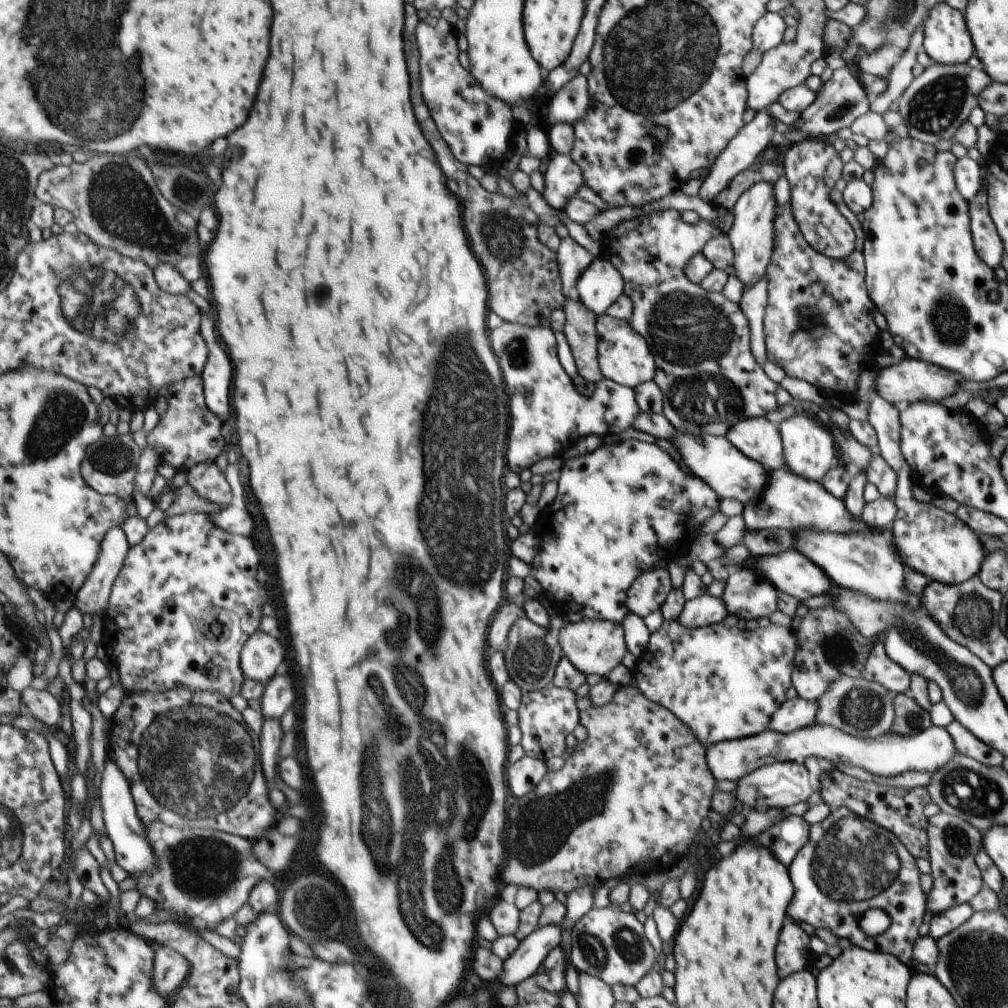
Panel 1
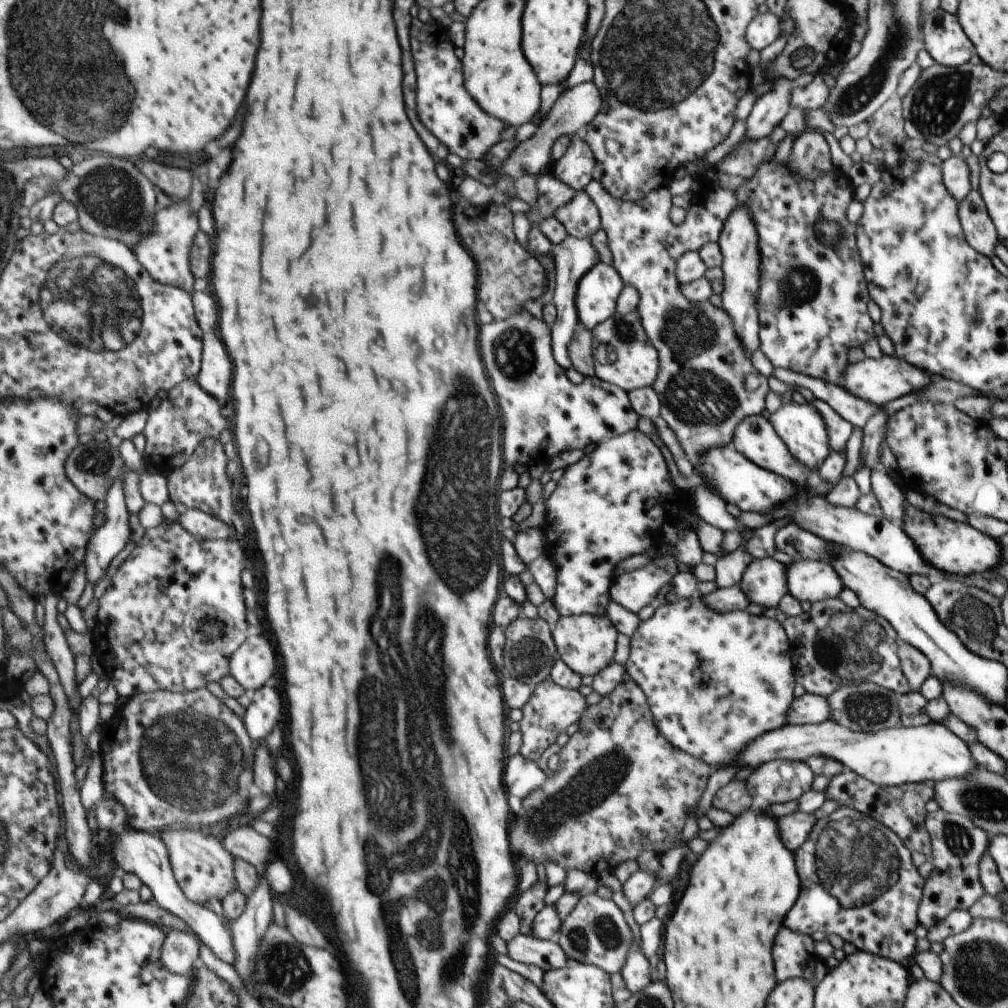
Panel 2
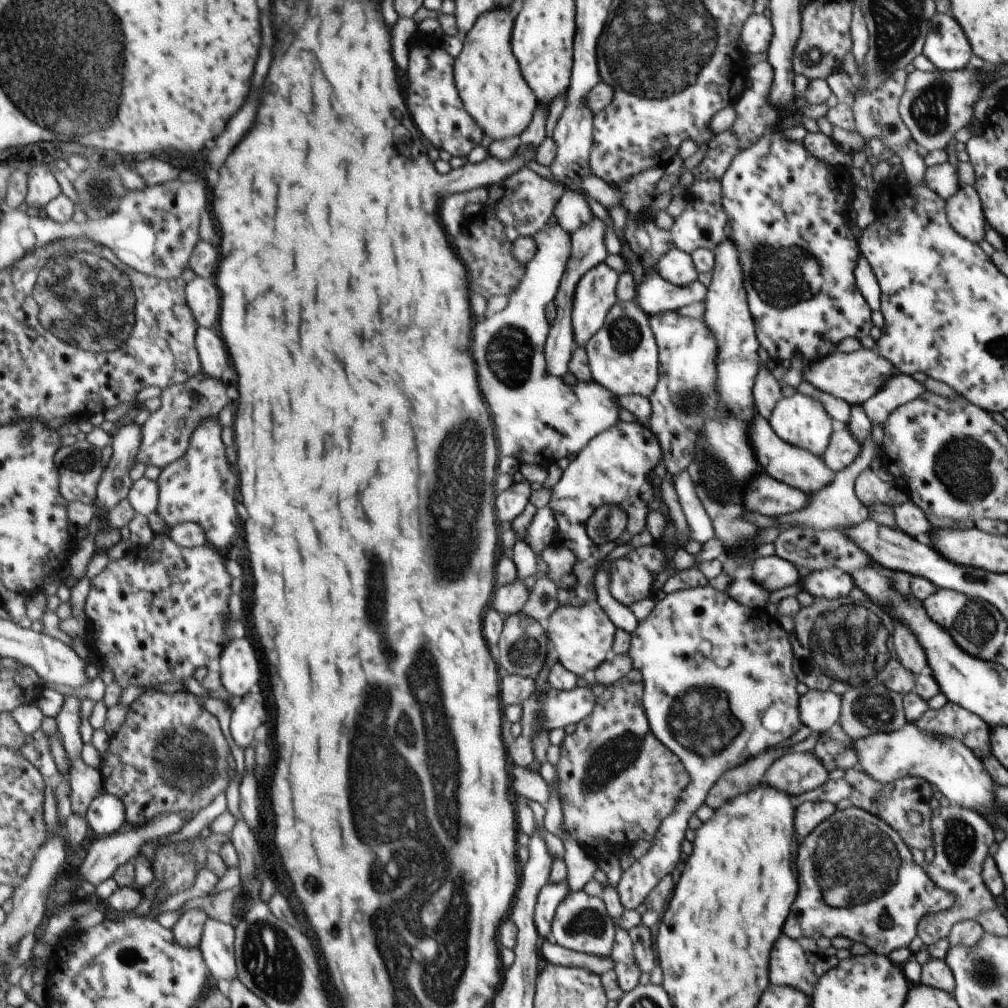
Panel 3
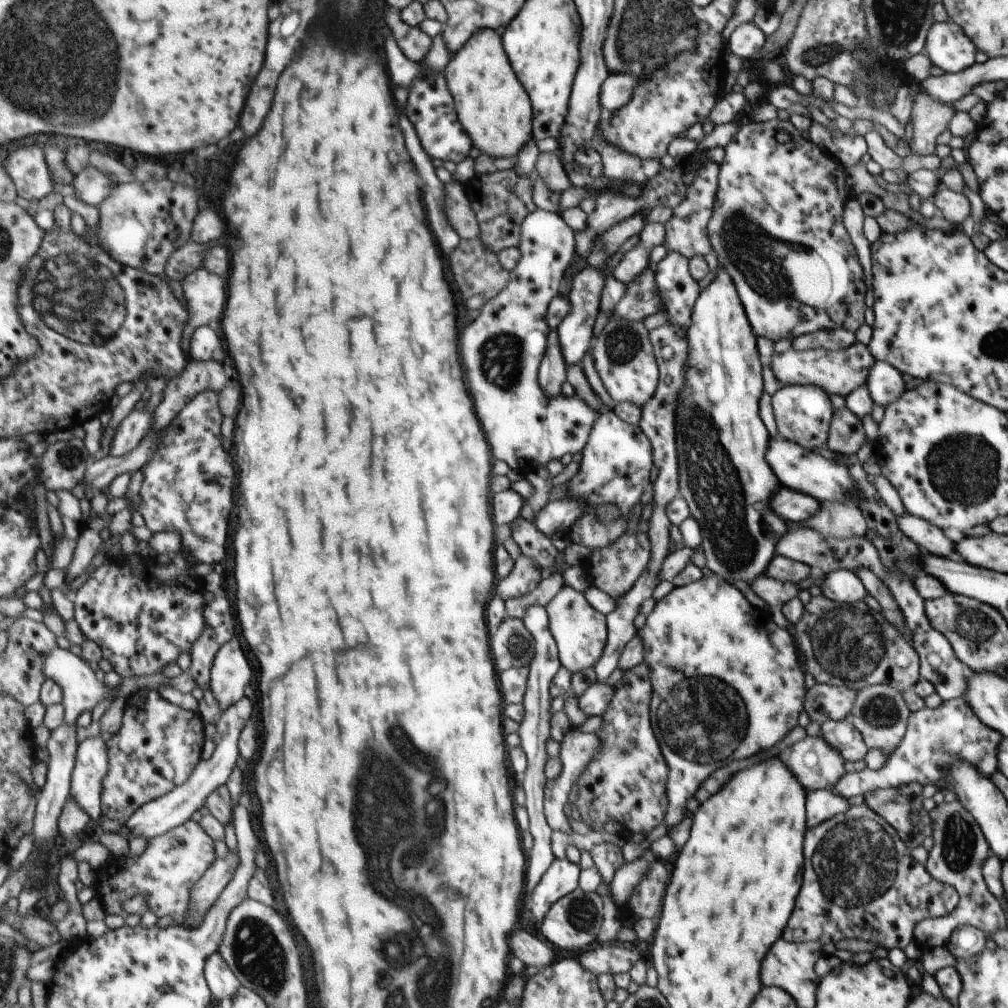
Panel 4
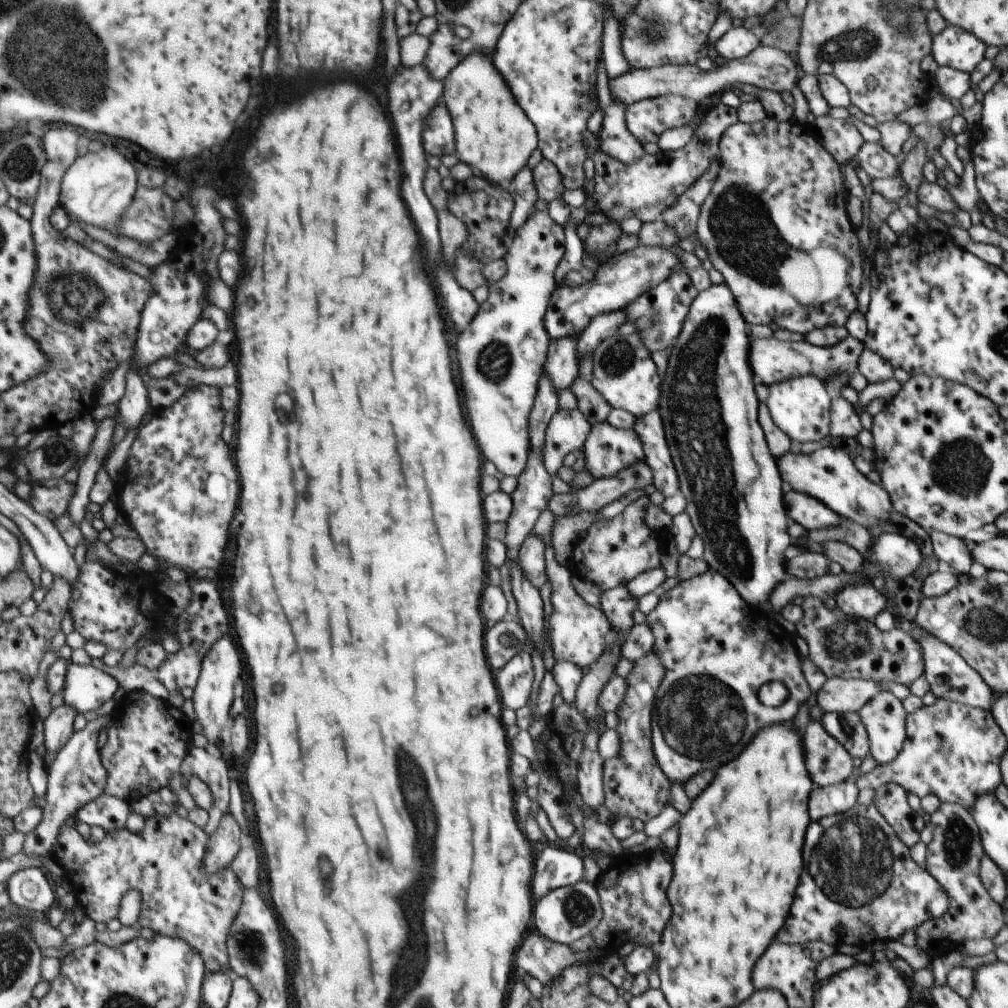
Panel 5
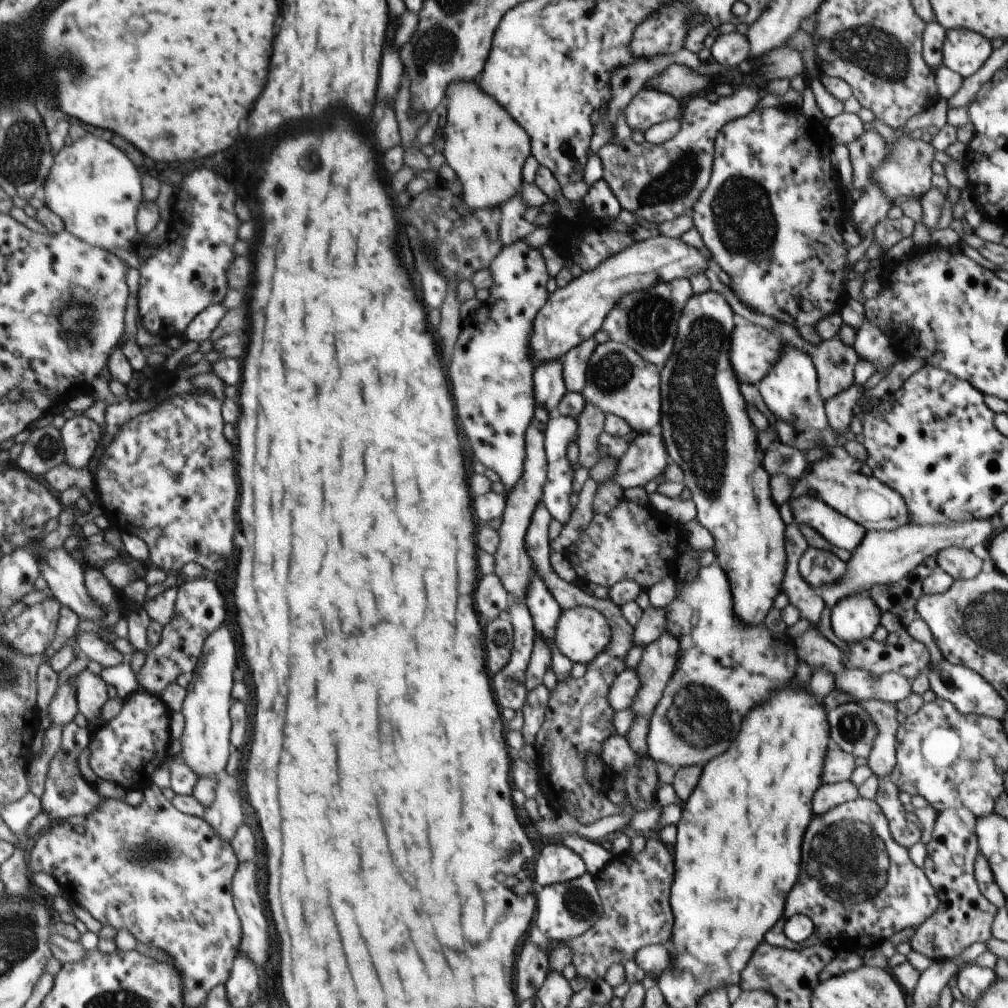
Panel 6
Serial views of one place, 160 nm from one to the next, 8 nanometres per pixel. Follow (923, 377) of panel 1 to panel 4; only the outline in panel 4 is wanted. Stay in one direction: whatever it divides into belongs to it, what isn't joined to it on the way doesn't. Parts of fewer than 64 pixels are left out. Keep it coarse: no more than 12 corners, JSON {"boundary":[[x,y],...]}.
{"boundary":[[867,345],[770,354],[782,385],[844,398],[876,362]]}

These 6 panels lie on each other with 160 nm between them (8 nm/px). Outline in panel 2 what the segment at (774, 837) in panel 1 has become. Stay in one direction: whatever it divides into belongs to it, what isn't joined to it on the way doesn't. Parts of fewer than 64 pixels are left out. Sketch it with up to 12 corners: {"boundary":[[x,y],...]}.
{"boundary":[[812,813],[780,816],[779,836],[785,848],[797,850],[811,837]]}

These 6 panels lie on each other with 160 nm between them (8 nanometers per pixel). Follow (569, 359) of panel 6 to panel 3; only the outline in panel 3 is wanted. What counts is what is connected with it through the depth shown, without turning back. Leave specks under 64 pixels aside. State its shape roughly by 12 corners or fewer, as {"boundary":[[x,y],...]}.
{"boundary":[[653,271],[643,274],[634,300],[647,315],[699,302],[706,287],[680,287]]}

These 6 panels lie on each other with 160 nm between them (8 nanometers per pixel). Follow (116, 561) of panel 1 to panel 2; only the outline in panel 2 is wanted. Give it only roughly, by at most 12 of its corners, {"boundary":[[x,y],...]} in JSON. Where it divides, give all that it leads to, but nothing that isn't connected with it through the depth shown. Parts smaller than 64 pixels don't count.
{"boundary":[[125,473],[115,476],[105,522],[88,546],[84,564],[93,584],[131,536]]}

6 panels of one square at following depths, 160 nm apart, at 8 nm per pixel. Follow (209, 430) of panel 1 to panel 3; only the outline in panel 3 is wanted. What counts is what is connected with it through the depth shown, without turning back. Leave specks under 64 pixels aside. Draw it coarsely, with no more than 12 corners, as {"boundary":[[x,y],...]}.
{"boundary":[[203,372],[161,390],[136,462],[163,470],[227,404]]}

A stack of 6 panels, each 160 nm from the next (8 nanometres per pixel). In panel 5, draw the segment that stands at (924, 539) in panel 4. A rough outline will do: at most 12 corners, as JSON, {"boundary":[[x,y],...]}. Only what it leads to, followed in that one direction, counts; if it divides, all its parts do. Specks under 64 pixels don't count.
{"boundary":[[930,531],[933,554],[963,576],[975,565],[965,540]]}

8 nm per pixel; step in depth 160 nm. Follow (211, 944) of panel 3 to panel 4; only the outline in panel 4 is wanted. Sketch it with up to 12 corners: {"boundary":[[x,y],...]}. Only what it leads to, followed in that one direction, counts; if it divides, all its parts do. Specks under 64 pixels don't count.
{"boundary":[[220,951],[205,974],[216,1003],[228,1005],[242,987]]}

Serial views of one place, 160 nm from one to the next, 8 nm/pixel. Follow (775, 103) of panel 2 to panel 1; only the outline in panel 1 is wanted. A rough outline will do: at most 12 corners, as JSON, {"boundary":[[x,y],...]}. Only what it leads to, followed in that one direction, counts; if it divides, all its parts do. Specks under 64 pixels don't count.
{"boundary":[[756,111],[720,152],[697,196],[710,203],[776,138],[774,119]]}

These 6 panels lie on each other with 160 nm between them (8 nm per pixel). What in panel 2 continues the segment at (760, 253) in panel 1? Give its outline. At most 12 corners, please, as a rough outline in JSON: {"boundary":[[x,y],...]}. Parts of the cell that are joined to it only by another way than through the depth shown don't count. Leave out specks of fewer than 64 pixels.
{"boundary":[[745,205],[718,239],[721,308],[747,353],[759,346],[759,237]]}

